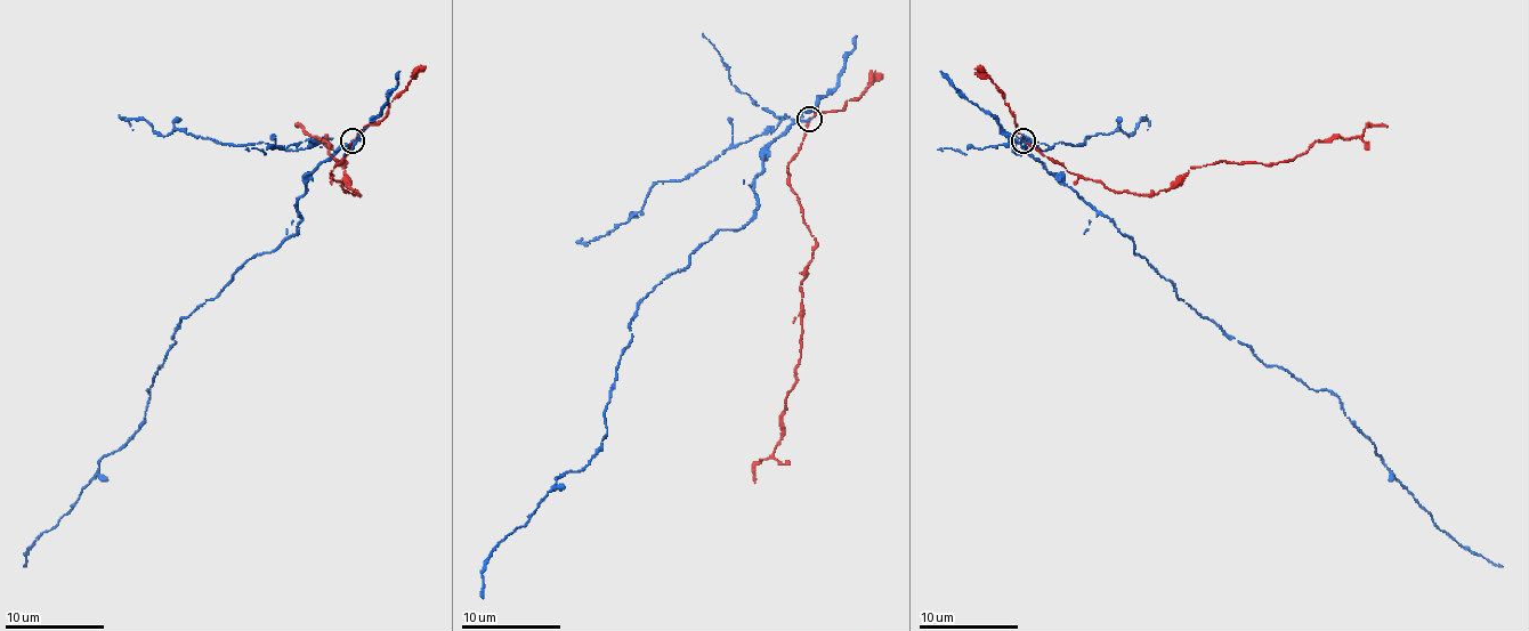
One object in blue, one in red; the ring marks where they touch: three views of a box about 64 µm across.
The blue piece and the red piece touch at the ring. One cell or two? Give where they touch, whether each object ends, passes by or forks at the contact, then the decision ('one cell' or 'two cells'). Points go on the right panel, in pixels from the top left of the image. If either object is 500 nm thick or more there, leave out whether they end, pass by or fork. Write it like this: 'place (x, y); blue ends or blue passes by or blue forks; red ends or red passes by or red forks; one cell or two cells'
place (1024, 140); blue passes by; red passes by; two cells

